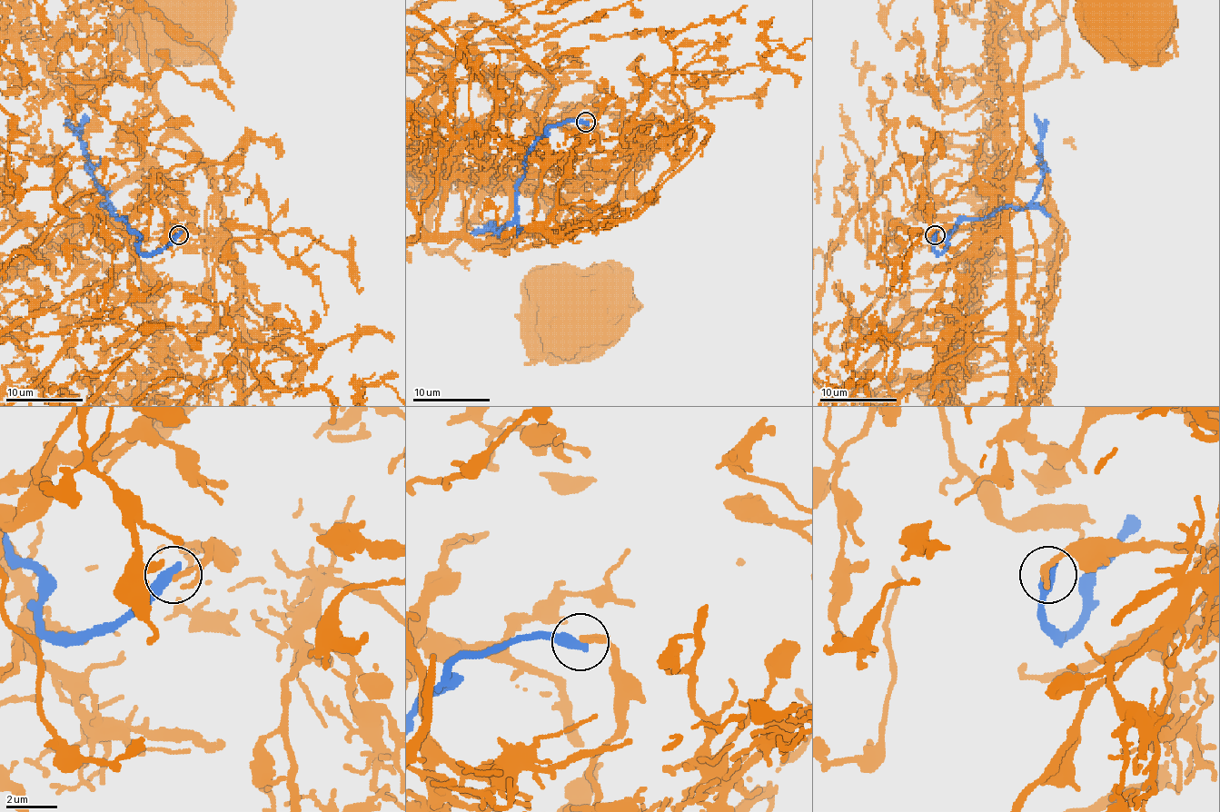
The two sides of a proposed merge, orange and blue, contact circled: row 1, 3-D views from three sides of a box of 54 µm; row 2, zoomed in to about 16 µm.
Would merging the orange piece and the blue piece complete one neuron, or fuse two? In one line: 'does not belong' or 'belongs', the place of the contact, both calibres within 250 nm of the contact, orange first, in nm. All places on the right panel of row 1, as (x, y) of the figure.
does not belong; place (935, 235); calibres 150 and 480 nm

